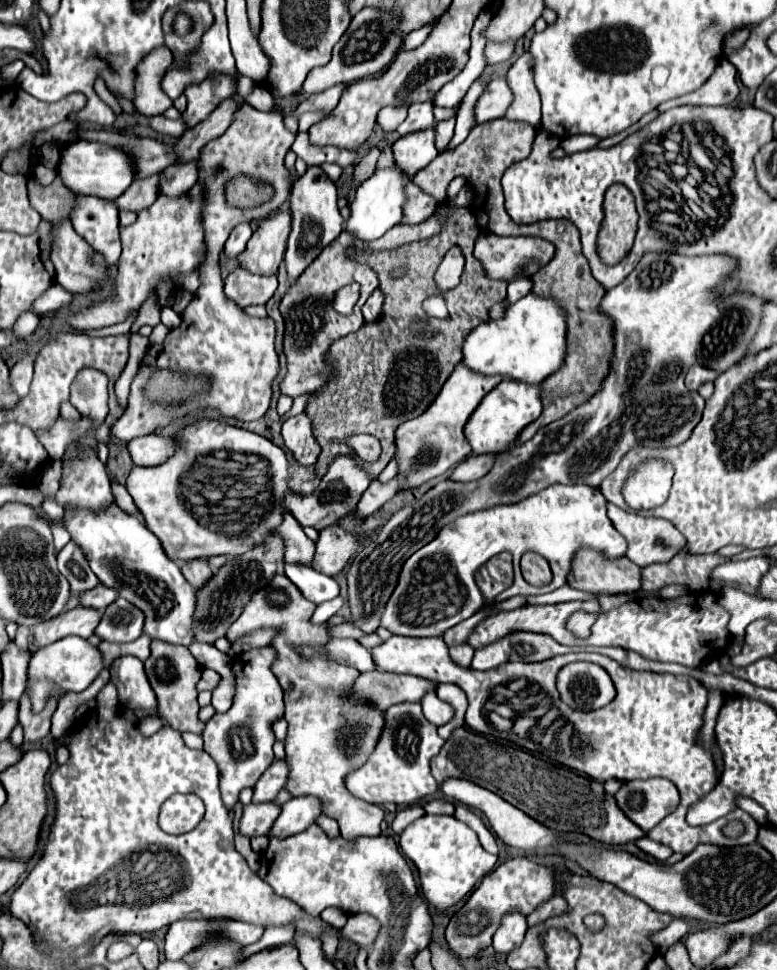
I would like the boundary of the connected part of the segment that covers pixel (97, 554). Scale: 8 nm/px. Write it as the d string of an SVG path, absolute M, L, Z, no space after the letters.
M114 506L102 514L66 510L64 524L72 540L84 550L84 556L98 580L104 586L118 590L122 598L130 600L144 612L144 632L150 638L178 646L190 646L196 642L196 590L184 580L180 568L164 554L160 540L142 520Z

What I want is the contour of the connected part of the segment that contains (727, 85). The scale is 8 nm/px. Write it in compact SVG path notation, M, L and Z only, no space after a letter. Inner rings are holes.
M720 62L720 66L714 70L710 80L702 84L702 88L668 100L658 106L658 112L664 112L668 108L680 106L680 104L698 104L698 106L730 106L738 98L738 82L734 80L734 66L728 62Z

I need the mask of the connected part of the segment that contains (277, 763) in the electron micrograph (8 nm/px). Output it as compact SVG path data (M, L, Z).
M274 760L274 764L270 764L270 768L264 772L264 776L254 786L252 802L270 802L270 800L274 800L276 794L280 792L280 788L286 786L288 774L290 774L288 762L286 760Z

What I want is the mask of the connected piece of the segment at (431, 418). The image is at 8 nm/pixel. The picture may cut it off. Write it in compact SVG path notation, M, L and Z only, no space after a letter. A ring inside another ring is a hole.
M458 364L458 368L454 368L450 378L446 380L438 398L434 400L434 404L430 404L430 408L422 416L408 420L406 424L402 424L402 428L398 428L396 438L396 458L400 464L398 472L404 472L408 476L404 488L416 488L428 482L430 478L442 476L452 466L460 464L464 458L472 454L470 442L464 436L464 426L470 420L470 414L482 402L482 398L496 384L500 384L500 380L502 376L478 376L478 372L470 372L470 368ZM420 464L422 468L416 468Z

